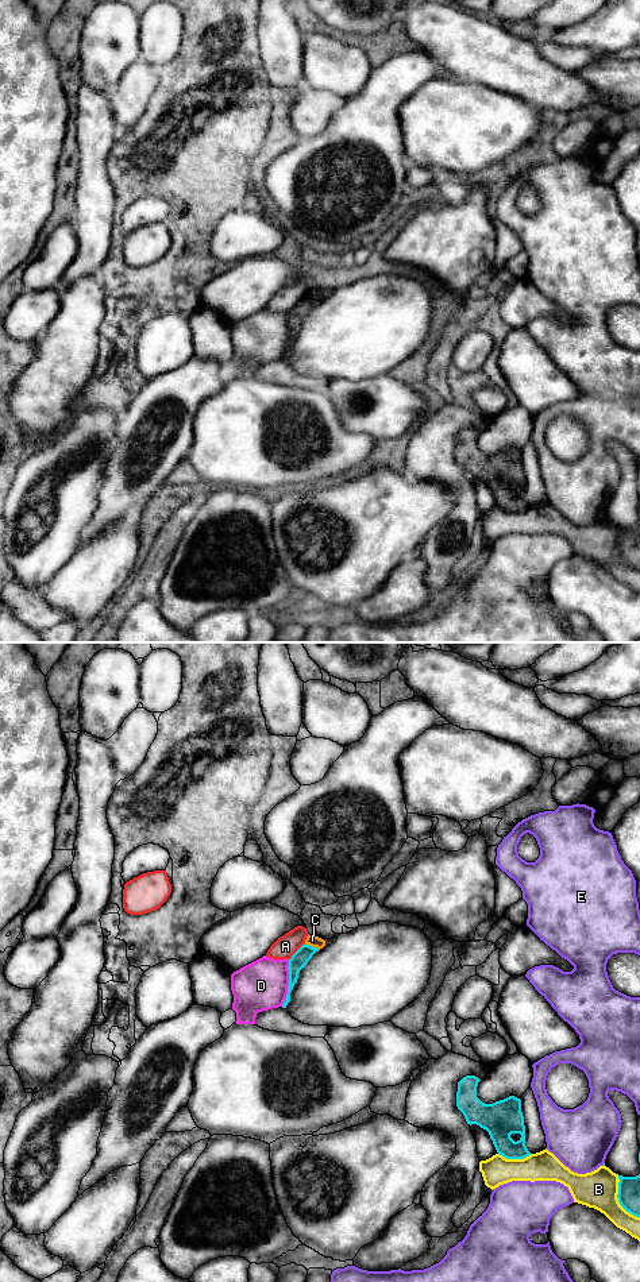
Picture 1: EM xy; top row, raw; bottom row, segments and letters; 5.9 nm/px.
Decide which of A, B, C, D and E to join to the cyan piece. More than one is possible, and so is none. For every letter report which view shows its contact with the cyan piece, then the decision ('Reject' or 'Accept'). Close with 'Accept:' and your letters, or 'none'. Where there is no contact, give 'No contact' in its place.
A: Touches cyan in xy. Reject
B: Touches cyan in xy. Reject
C: Touches cyan in xy. Reject
D: Touches cyan in xy. Reject
E: No contact. Reject
Accept: none

